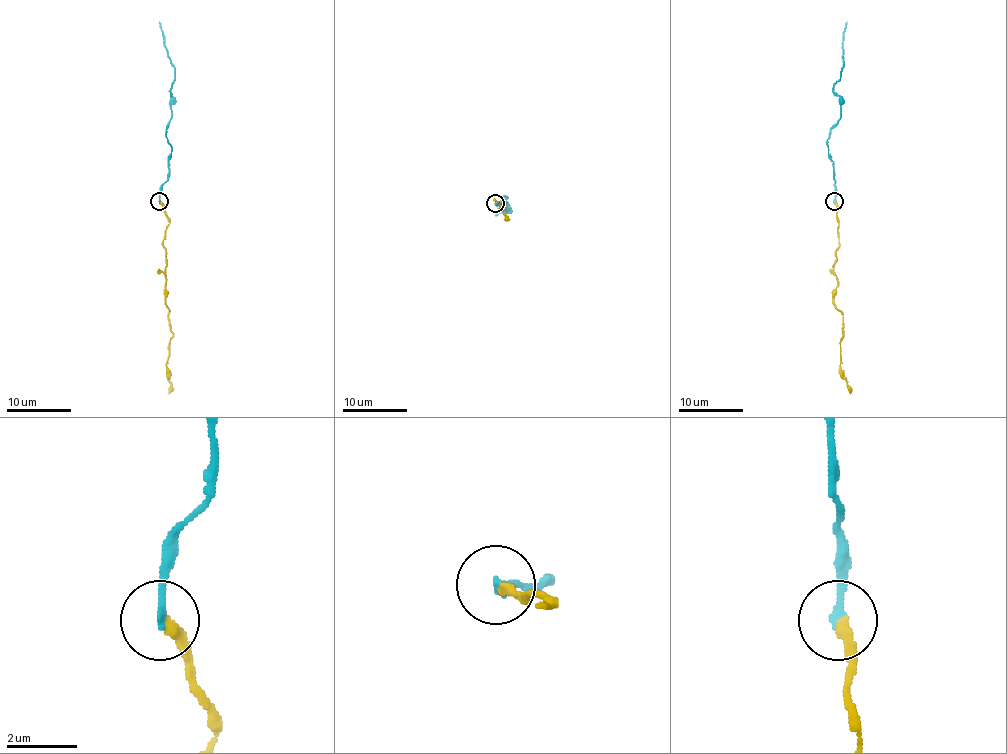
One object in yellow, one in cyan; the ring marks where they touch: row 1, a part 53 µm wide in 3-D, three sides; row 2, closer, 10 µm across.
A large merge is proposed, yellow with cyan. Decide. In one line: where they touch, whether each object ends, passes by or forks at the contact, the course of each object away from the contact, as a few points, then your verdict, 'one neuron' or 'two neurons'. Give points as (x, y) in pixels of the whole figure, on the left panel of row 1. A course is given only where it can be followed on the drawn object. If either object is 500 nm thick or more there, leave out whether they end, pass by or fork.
place (159, 201); yellow ends; cyan ends; course yellow (160, 201), (168, 224), (163, 240), (167, 264), (165, 305), (173, 334), (167, 376), (170, 383), (168, 394); course cyan (158, 201), (171, 144), (167, 130), (171, 117), (170, 88), (175, 78), (158, 21); one neuron

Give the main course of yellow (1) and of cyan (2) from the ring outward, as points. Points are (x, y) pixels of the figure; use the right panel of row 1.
1: (834, 201), (839, 224), (834, 305), (842, 314), (841, 376), (847, 383), (850, 394)
2: (834, 201), (828, 144), (829, 130), (841, 117), (841, 97), (834, 88), (844, 63), (842, 36), (847, 21)

